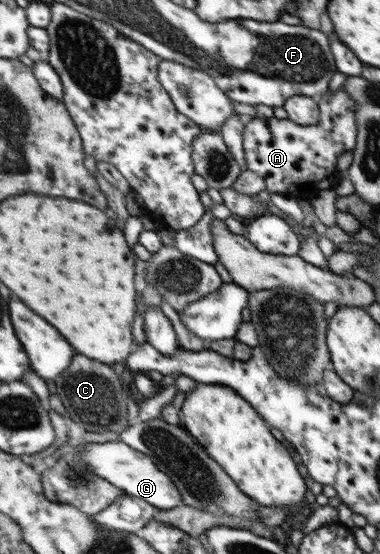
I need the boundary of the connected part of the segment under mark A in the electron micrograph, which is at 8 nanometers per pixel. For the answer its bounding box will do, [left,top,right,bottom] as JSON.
[243,90,357,199]

